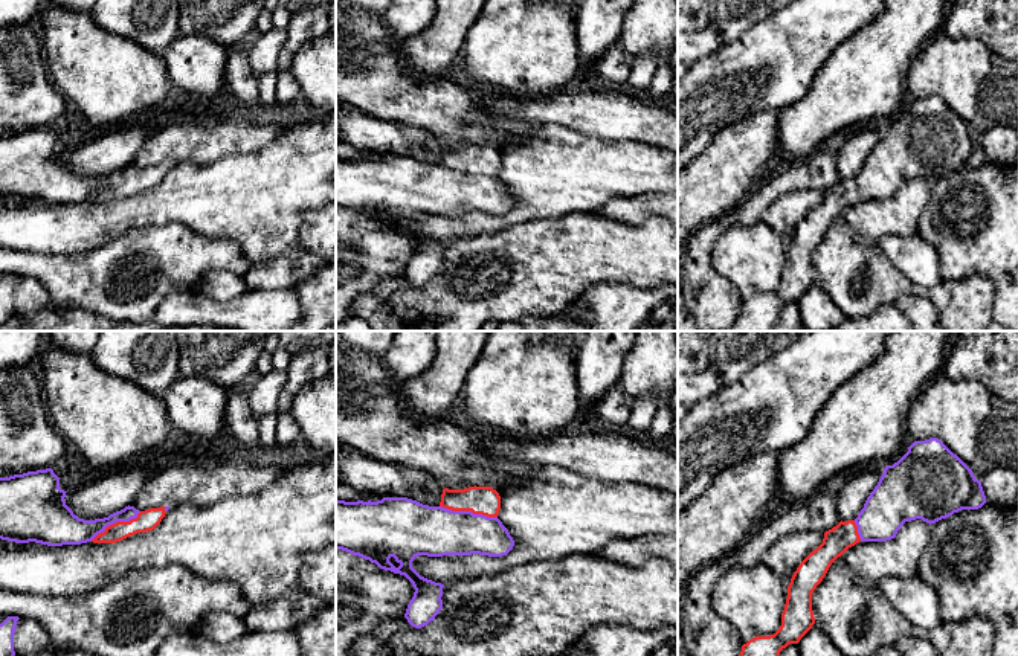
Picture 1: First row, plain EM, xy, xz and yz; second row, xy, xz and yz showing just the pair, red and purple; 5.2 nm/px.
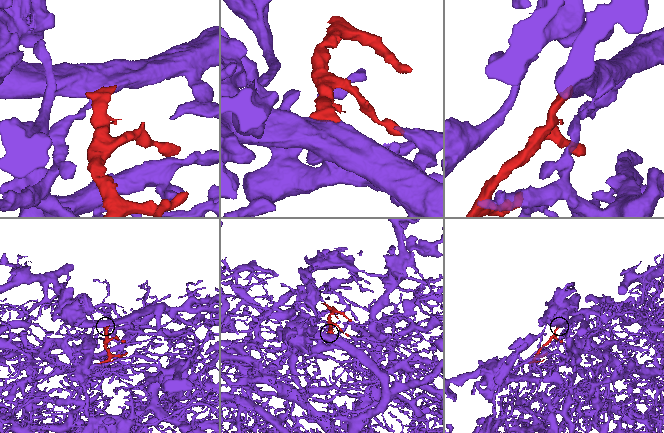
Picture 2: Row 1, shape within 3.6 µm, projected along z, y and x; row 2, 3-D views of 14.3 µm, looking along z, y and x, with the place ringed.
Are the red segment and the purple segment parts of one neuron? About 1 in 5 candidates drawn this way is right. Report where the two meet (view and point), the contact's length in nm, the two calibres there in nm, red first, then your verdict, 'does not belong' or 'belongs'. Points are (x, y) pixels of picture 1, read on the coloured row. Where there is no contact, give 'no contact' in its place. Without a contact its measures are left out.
contact xz (469, 510); length 320 nm; calibres 150 and 260 nm; belongs

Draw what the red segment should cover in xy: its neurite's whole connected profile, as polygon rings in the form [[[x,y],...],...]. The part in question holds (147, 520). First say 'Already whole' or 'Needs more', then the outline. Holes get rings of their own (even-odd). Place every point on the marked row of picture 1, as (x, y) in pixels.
Needs more. [[[52,468],[0,478],[0,539],[15,543],[41,543],[47,546],[93,543],[116,543],[137,532],[153,531],[169,506],[139,511],[125,506],[104,519],[84,520],[66,505],[66,493]]]

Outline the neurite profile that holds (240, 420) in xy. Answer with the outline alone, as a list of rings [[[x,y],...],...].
[[[241,387],[227,391],[226,427],[234,433],[240,447],[259,442],[259,426],[249,404],[247,392]]]

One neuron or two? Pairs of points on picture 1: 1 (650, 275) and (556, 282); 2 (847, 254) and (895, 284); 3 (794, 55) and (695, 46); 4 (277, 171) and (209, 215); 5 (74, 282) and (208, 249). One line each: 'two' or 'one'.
1: one
2: one
3: two
4: one
5: one

